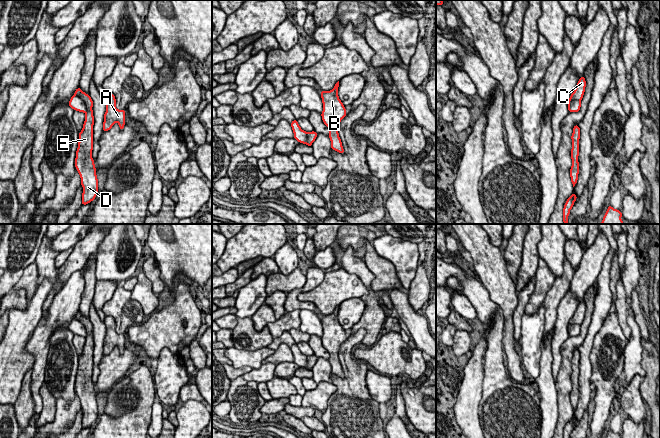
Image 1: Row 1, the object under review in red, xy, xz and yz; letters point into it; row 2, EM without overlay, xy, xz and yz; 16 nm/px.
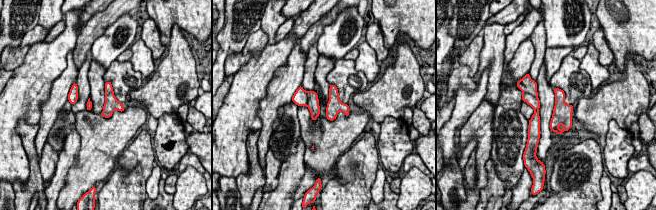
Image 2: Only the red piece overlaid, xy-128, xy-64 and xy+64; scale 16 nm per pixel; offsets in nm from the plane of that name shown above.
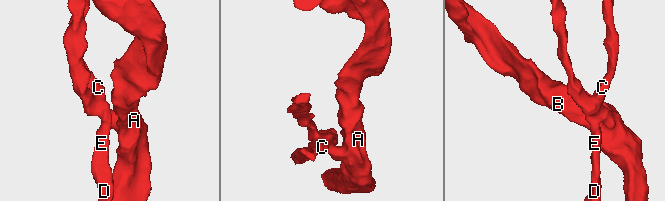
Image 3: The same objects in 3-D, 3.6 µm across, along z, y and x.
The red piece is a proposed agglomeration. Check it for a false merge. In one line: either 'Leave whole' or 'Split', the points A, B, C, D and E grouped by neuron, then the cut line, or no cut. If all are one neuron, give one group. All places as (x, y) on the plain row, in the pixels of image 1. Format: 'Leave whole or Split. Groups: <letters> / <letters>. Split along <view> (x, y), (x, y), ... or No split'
Split. Groups: A B / C D E. Split along xy (74, 317), (83, 325), (86, 332), (85, 337)

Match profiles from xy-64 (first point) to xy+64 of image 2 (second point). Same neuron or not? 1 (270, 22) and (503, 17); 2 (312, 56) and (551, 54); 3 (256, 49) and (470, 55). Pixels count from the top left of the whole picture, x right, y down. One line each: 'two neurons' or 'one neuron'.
1: two neurons
2: two neurons
3: one neuron

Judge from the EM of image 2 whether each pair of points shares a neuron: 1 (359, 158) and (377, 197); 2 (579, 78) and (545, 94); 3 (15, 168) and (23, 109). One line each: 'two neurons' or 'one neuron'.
1: two neurons
2: two neurons
3: one neuron

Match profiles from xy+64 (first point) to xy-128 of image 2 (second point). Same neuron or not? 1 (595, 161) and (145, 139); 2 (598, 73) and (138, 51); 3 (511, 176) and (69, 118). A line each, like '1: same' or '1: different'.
1: same
2: same
3: same

